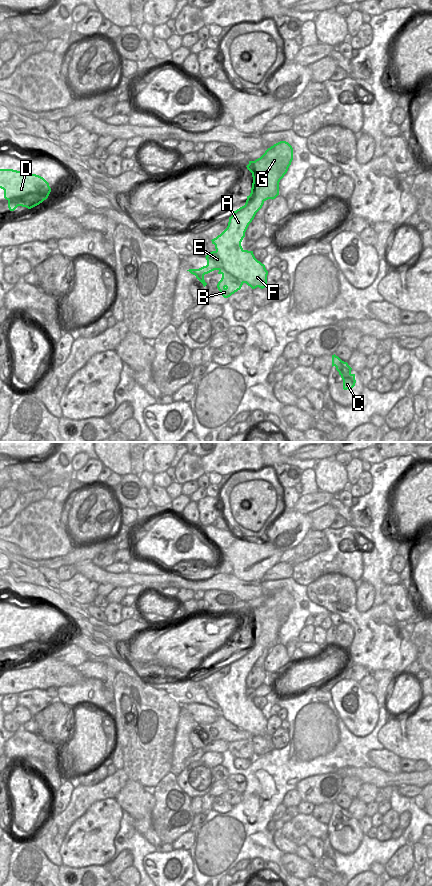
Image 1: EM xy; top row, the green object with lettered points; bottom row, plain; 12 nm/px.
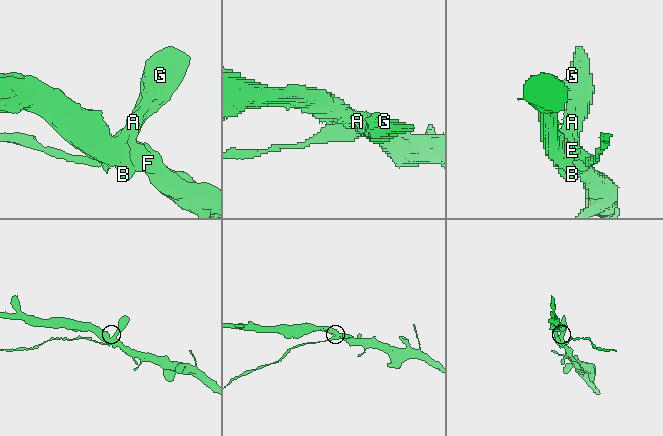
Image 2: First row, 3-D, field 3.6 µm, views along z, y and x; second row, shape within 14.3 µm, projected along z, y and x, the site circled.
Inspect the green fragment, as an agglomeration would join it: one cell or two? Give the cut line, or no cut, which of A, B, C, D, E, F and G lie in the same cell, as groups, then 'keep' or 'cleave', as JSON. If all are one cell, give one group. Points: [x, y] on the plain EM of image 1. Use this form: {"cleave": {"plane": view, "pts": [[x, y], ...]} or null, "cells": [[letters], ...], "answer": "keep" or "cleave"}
{"cleave": {"plane": "xy", "pts": [[224, 707], [243, 730]]}, "cells": [["A", "C", "D", "E", "F", "G"], ["B"]], "answer": "cleave"}

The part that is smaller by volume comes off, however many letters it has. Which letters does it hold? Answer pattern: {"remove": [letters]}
{"remove": ["B"]}

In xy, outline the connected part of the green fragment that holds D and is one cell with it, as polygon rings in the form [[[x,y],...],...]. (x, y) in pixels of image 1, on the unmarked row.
[[[0,617],[0,636],[4,638],[10,659],[18,654],[31,657],[46,648],[51,640],[43,625],[13,617]]]

